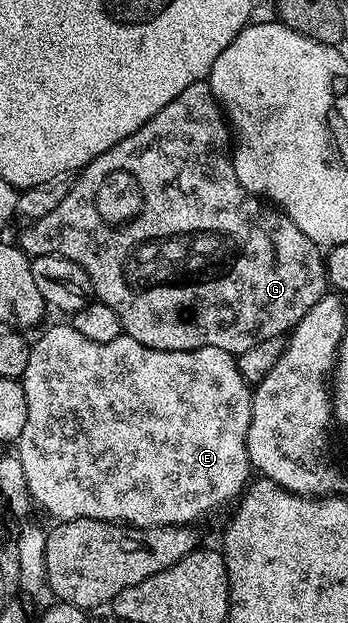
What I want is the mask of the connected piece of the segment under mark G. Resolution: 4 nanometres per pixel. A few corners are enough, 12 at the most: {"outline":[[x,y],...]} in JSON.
{"outline":[[207,80],[17,239],[153,350],[238,354],[328,295],[237,182]]}

